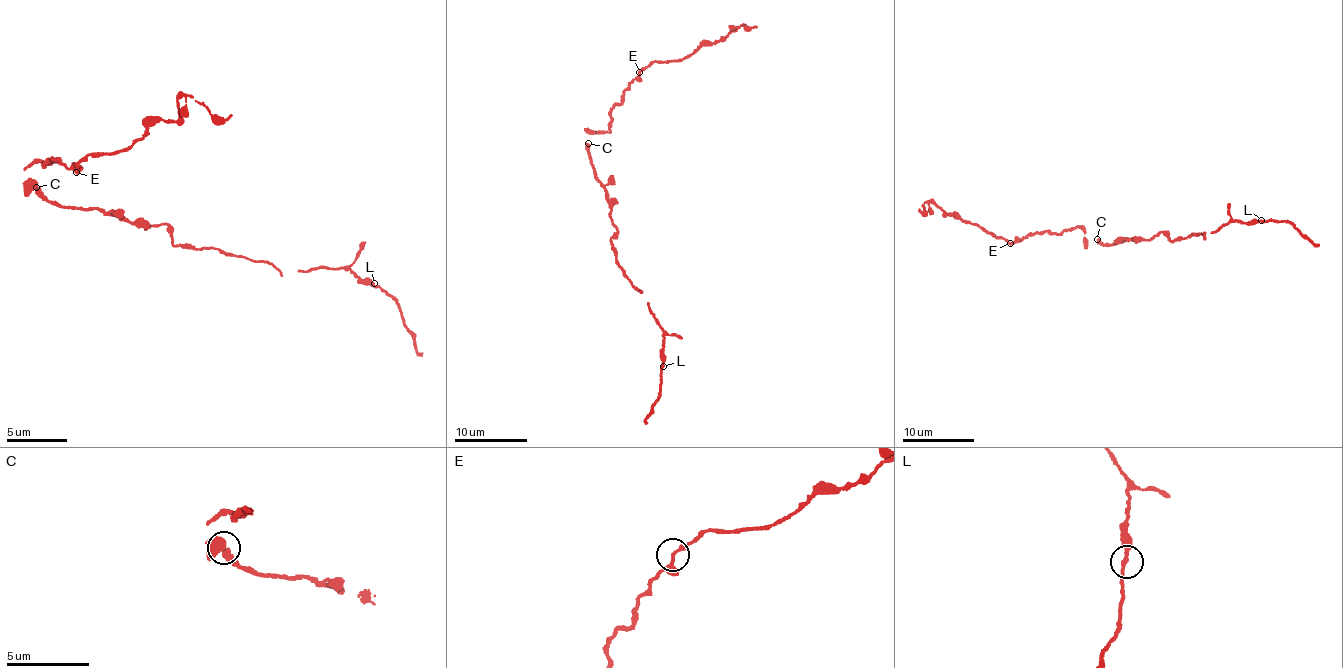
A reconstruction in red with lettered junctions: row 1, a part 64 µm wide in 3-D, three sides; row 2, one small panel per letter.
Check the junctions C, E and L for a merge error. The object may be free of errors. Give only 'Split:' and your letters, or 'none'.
Split: none

